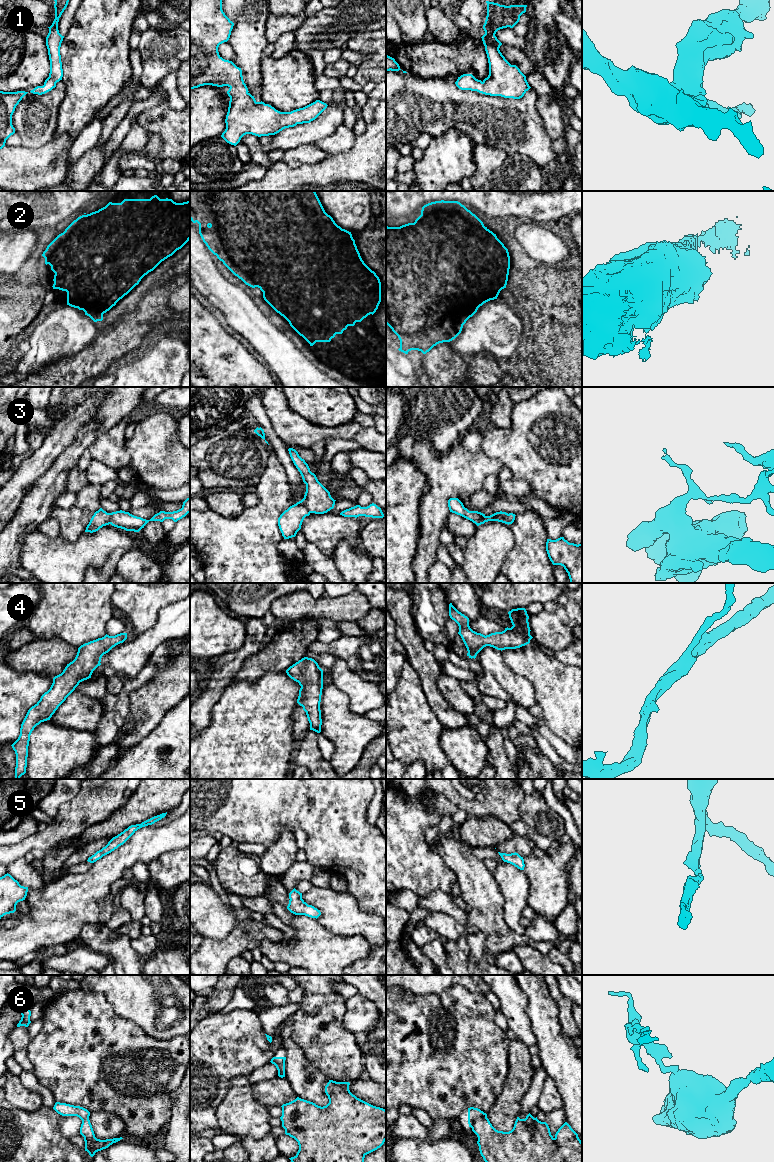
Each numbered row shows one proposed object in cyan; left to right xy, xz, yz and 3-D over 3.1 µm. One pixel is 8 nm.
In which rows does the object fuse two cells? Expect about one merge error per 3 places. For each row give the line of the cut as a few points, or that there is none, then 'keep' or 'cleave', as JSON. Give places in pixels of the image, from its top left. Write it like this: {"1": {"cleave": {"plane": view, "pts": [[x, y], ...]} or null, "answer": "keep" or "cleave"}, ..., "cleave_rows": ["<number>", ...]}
{"1": {"cleave": null, "answer": "keep"}, "2": {"cleave": null, "answer": "keep"}, "3": {"cleave": {"plane": "xz", "pts": [[300, 501], [310, 512]]}, "answer": "cleave"}, "4": {"cleave": null, "answer": "keep"}, "5": {"cleave": null, "answer": "keep"}, "6": {"cleave": {"plane": "yz", "pts": [[486, 1115], [478, 1118], [471, 1127]]}, "answer": "cleave"}, "cleave_rows": ["3", "6"]}

